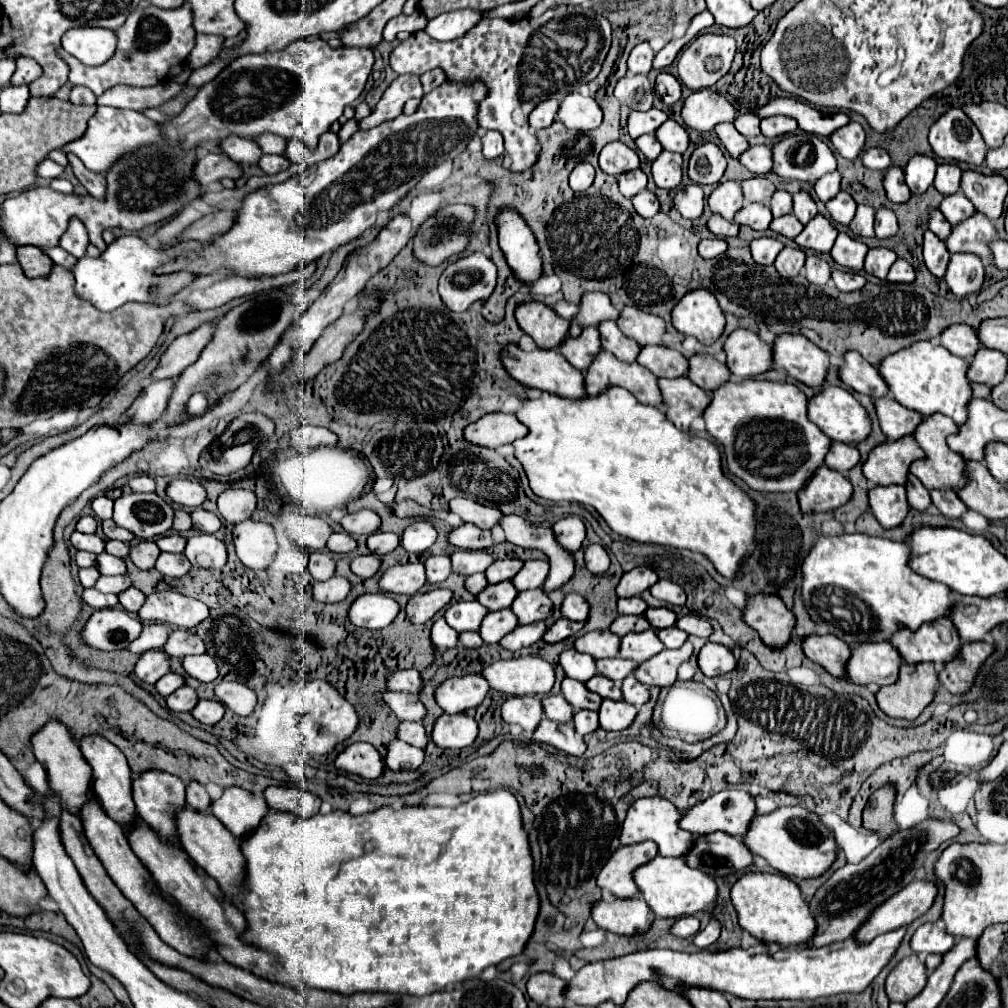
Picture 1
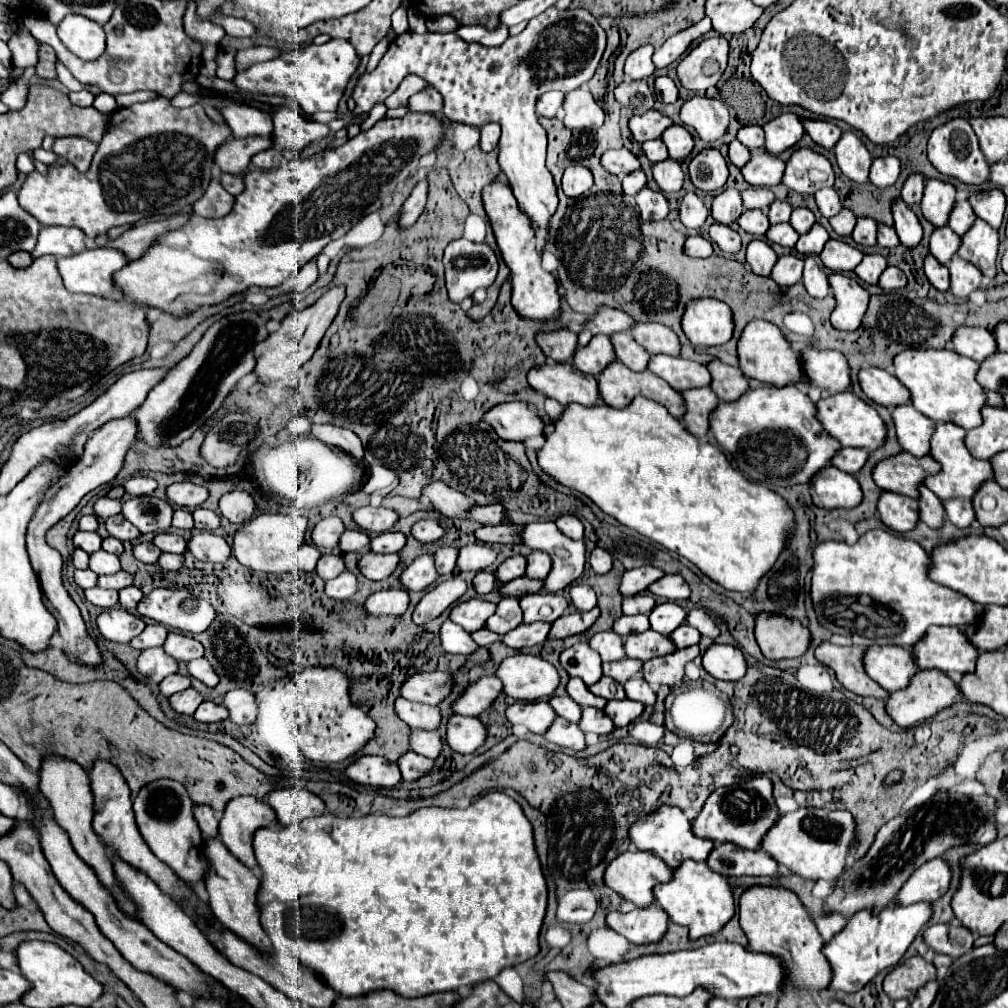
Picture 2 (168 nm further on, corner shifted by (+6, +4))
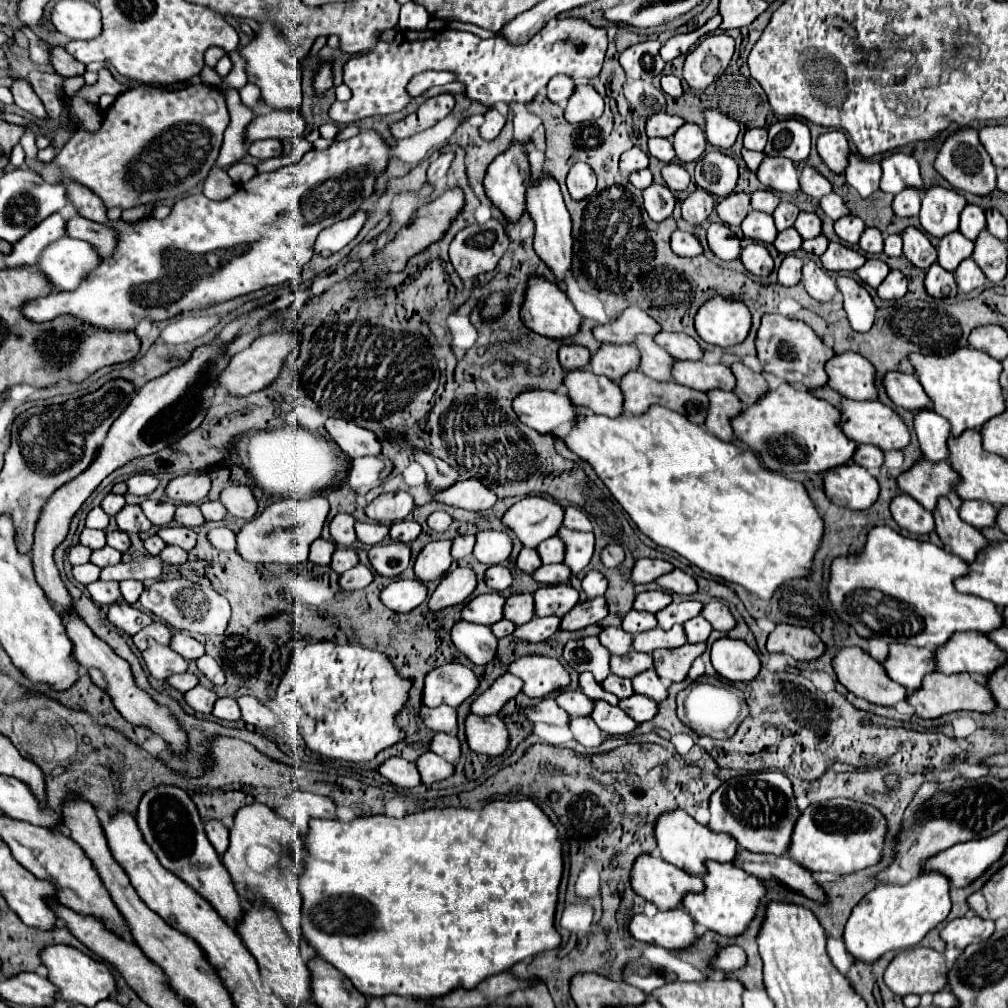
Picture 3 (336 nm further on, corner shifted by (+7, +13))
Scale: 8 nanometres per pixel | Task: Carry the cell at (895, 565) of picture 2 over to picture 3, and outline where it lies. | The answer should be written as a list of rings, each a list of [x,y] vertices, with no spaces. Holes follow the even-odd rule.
[[[886,525],[870,529],[862,555],[848,557],[848,559],[836,557],[830,571],[832,575],[828,585],[828,597],[832,601],[836,615],[842,621],[850,623],[856,629],[856,633],[866,639],[878,635],[886,643],[904,643],[914,647],[936,649],[944,645],[954,633],[978,631],[988,635],[990,631],[1004,625],[1004,615],[994,603],[984,601],[976,595],[964,595],[956,591],[954,581],[958,577],[968,575],[968,563],[964,559],[928,541],[916,541],[916,539],[904,537]]]

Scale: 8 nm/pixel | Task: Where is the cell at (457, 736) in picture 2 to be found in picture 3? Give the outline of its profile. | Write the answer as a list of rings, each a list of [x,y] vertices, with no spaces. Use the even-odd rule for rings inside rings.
[[[474,713],[466,719],[466,737],[468,745],[476,753],[484,753],[490,757],[500,757],[508,749],[508,727],[504,721],[496,715],[490,717],[478,717]]]

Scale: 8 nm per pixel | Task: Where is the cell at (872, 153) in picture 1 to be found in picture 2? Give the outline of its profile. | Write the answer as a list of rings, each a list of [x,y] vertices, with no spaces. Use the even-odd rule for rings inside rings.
[[[879,156],[871,164],[869,180],[879,188],[887,188],[899,178],[899,166],[901,166],[899,158],[895,158],[895,156]]]

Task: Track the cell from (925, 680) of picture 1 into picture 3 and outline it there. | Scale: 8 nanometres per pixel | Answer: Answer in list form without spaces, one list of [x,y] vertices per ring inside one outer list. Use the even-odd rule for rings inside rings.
[[[930,673],[924,677],[924,683],[918,691],[908,695],[908,703],[916,707],[916,715],[922,719],[938,719],[952,711],[978,711],[978,713],[992,713],[996,709],[996,701],[988,687],[976,683],[968,673],[960,675],[944,675],[944,673]]]

